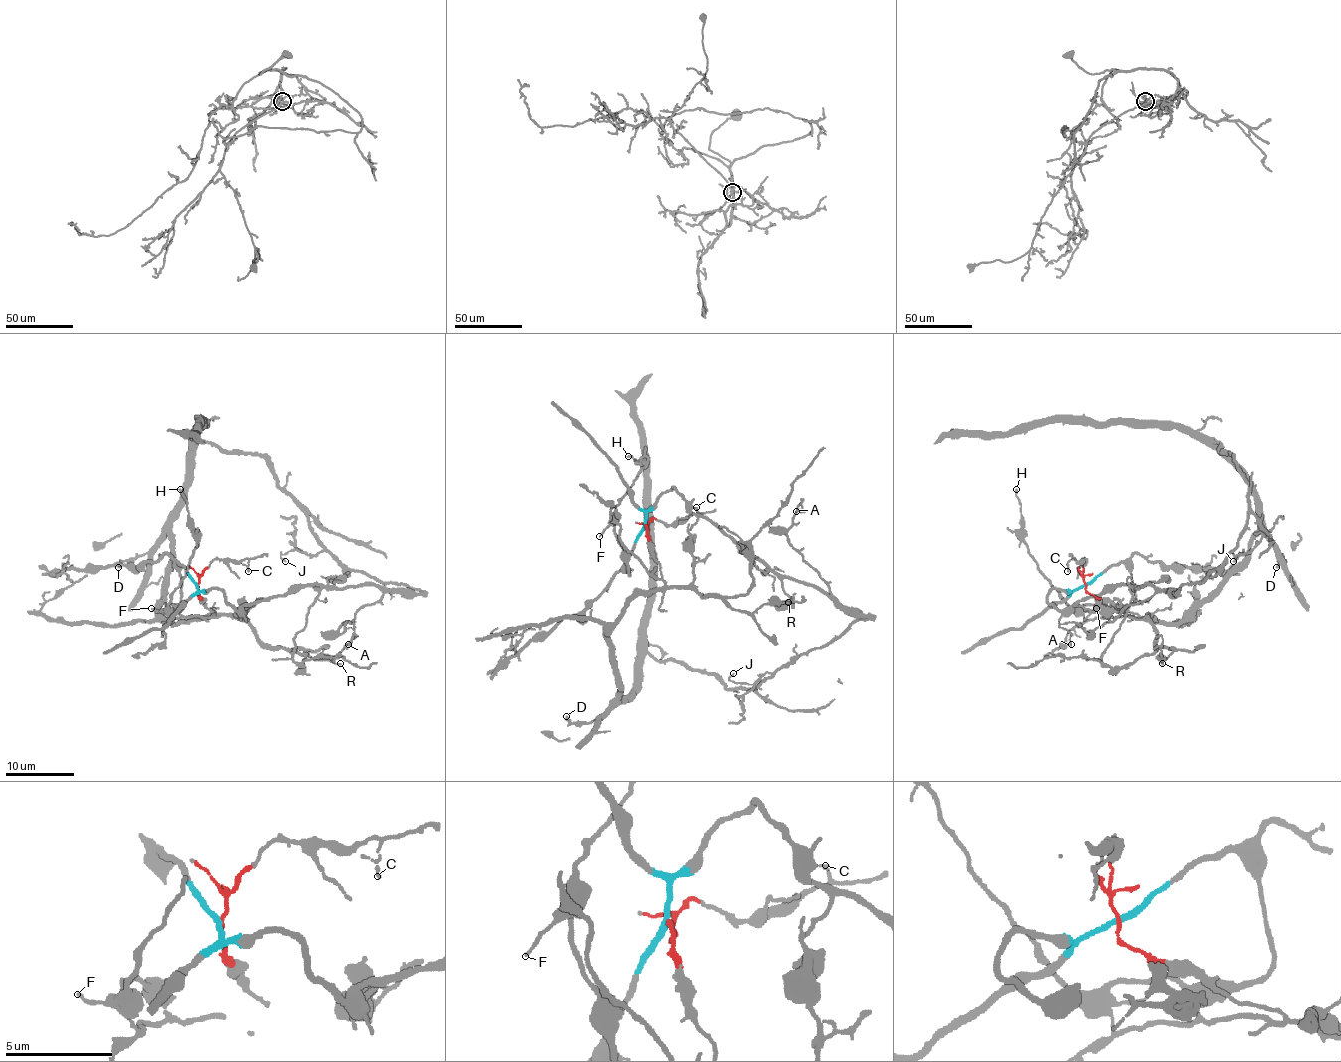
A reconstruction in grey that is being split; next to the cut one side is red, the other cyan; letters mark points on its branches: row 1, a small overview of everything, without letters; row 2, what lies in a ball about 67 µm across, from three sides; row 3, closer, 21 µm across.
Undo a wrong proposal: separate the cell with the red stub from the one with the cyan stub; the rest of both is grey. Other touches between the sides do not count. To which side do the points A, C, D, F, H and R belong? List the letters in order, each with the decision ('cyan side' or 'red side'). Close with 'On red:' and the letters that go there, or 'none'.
A: cyan side
C: red side
D: red side
F: cyan side
H: cyan side
R: red side
On red: C, D, R

